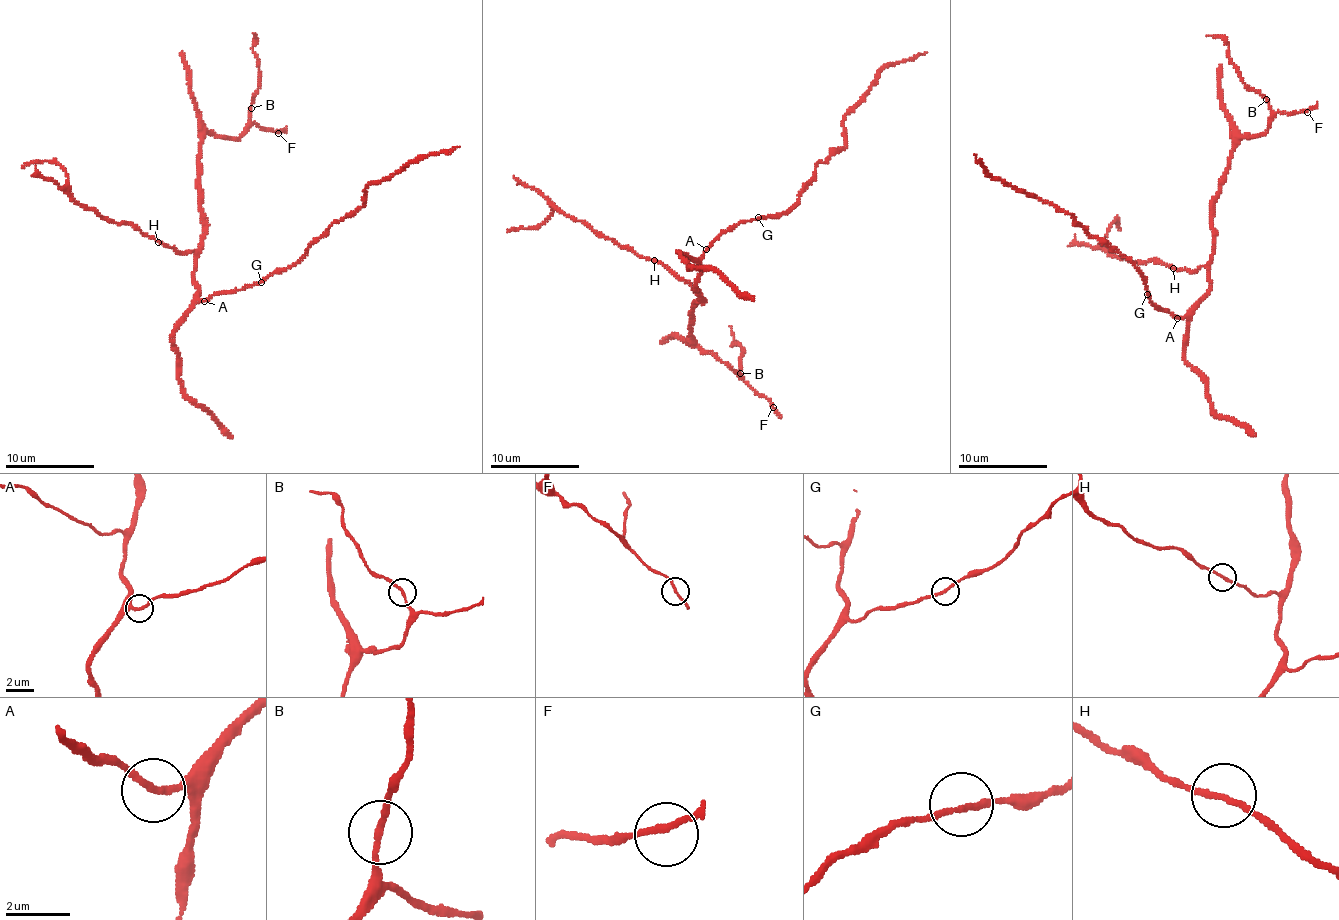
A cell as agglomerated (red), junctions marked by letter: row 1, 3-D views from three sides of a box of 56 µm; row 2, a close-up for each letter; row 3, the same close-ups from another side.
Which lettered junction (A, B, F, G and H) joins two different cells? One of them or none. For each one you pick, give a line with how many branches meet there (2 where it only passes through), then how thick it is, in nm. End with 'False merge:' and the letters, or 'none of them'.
False merge: none of them

